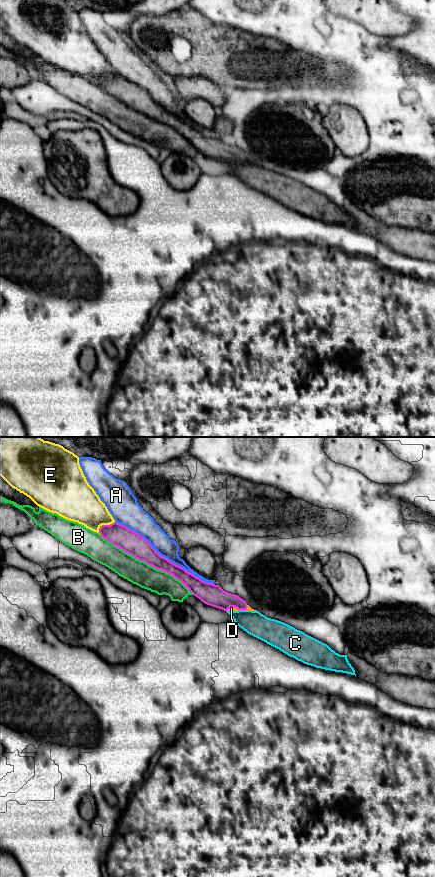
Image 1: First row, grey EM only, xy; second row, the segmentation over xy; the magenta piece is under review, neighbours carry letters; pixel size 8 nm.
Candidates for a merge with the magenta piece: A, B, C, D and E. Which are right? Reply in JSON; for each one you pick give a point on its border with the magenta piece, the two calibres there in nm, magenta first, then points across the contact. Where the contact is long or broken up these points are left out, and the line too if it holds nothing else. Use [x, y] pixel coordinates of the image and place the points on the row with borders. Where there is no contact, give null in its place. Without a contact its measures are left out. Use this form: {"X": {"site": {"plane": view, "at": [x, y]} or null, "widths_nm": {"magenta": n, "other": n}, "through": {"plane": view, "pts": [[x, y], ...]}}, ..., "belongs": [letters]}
{"D": {"site": {"plane": "xy", "at": [233, 606]}, "widths_nm": {"magenta": 170, "other": 30}, "through": {"plane": "xy", "pts": [[210, 594], [228, 601], [233, 606], [231, 608]]}}, "belongs": ["D"]}

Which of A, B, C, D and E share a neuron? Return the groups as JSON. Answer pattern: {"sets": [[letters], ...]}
{"sets": [["A"], ["B"], ["C"], ["D"], ["E"]]}

